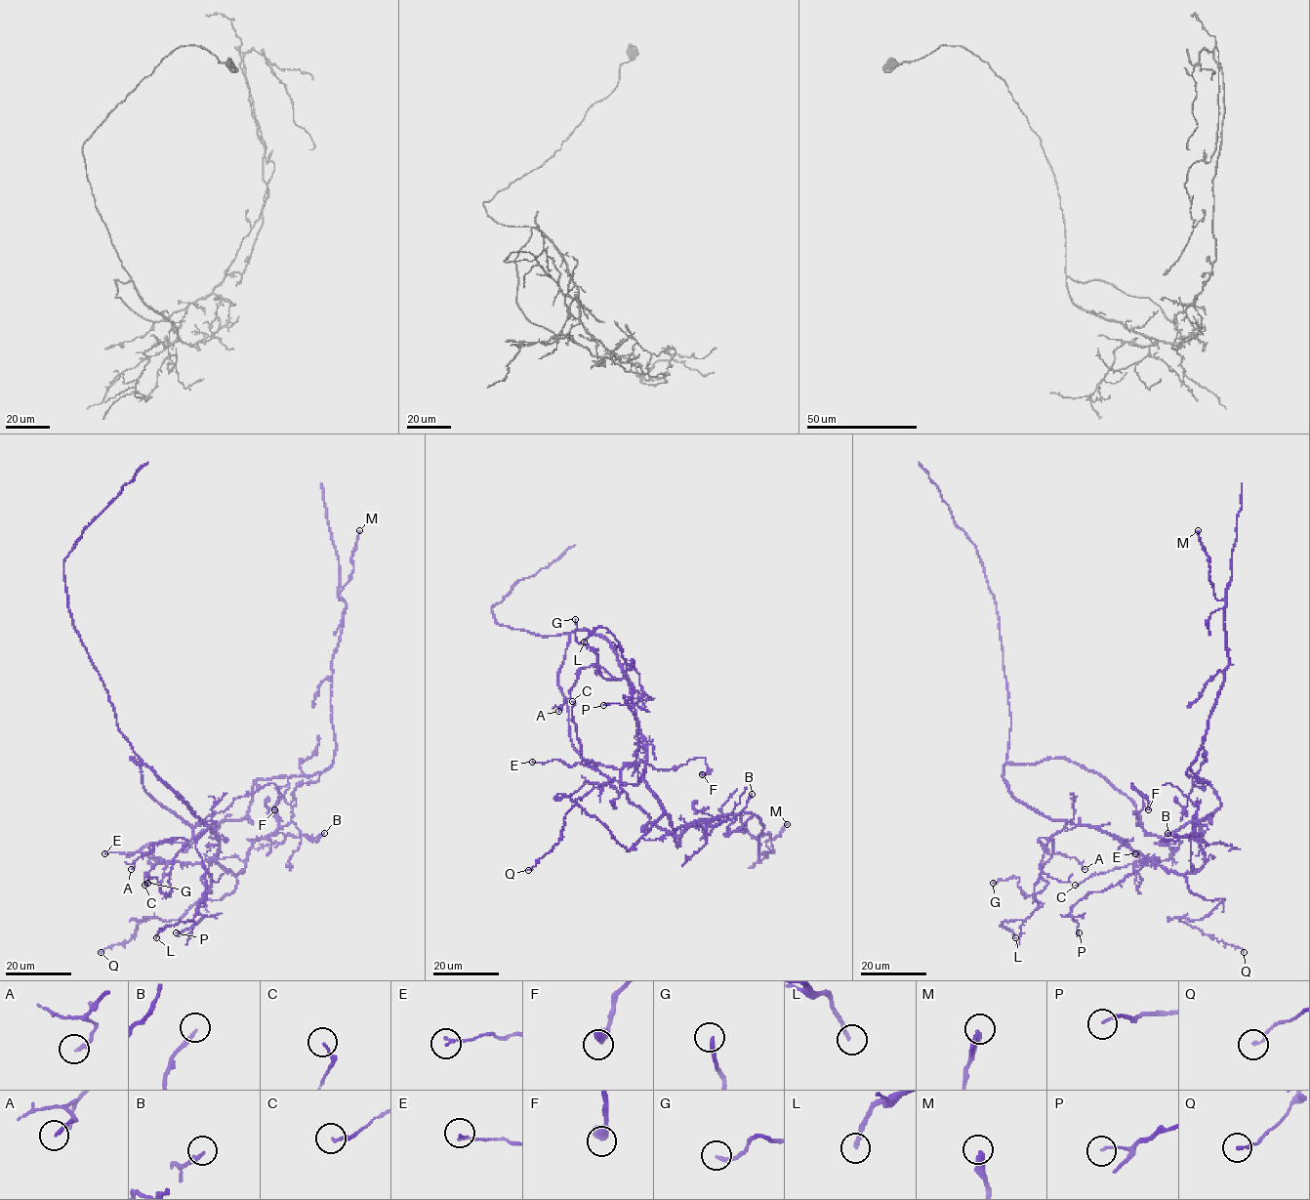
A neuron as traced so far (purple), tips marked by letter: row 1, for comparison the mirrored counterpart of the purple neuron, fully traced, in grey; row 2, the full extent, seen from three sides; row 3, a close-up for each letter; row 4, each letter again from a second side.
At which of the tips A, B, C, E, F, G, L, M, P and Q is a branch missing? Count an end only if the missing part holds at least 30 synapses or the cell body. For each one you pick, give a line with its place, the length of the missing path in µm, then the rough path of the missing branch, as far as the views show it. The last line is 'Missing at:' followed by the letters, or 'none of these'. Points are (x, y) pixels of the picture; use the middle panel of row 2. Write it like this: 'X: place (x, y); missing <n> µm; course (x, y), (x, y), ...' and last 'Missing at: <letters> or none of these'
Missing at: none of these

